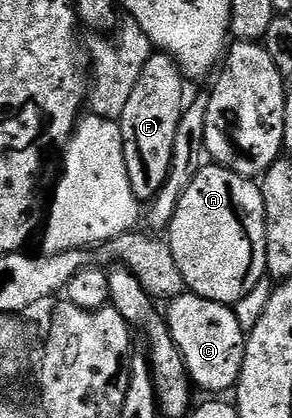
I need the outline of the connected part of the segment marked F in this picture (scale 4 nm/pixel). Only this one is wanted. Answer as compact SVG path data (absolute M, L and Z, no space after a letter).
M162 50L156 51L145 62L129 102L118 118L129 186L133 186L133 194L140 202L149 202L167 181L173 158L173 138L177 138L177 126L185 107L183 84L185 77L175 59Z

